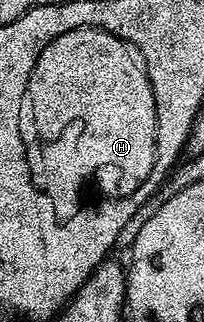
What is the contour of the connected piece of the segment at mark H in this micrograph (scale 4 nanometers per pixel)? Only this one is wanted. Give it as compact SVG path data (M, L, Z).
M76 28L52 39L40 51L20 103L20 139L26 148L30 173L38 173L38 181L50 189L50 201L66 205L66 212L74 209L74 189L79 189L87 176L100 182L106 193L132 195L155 169L158 151L156 99L140 51L98 28Z

